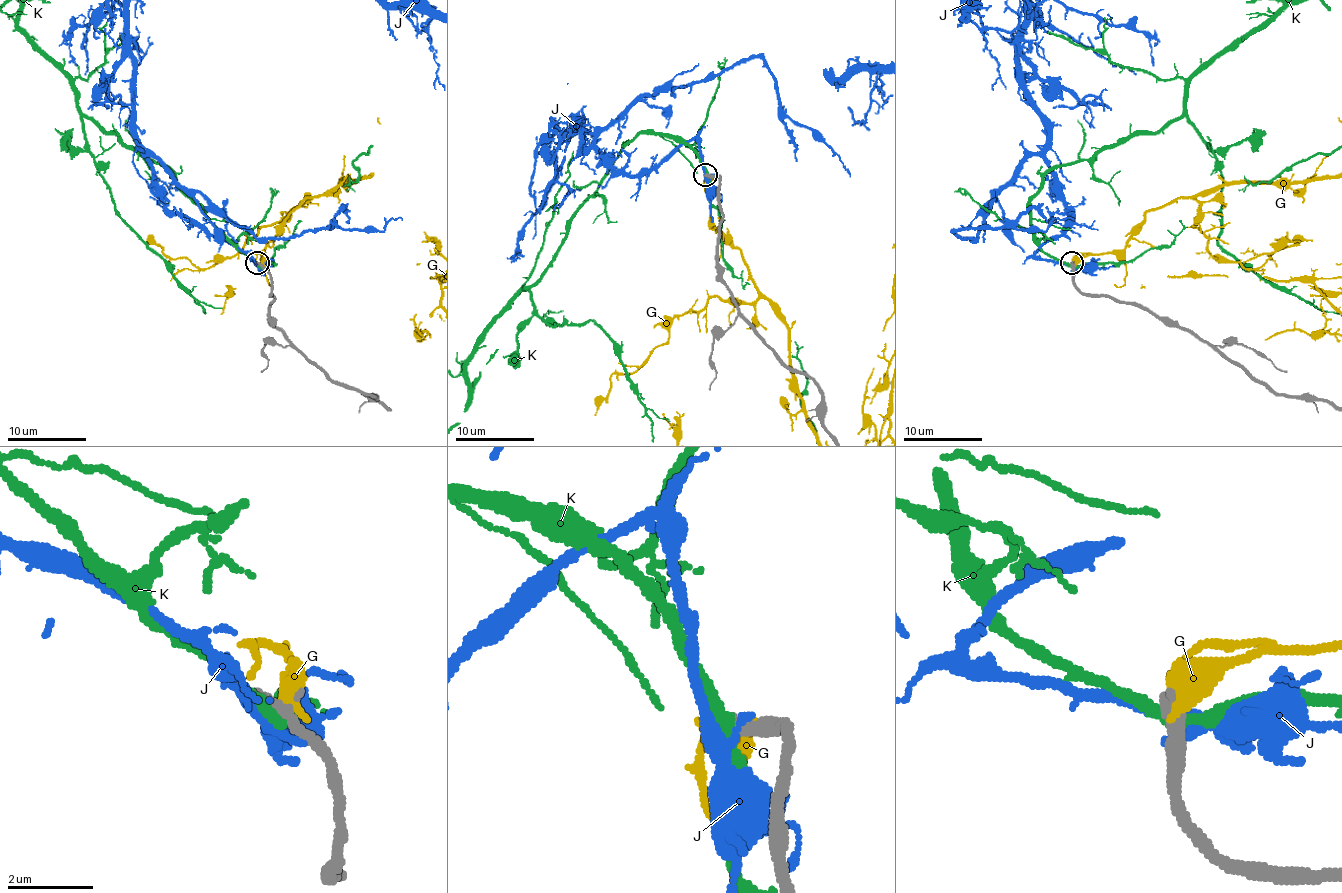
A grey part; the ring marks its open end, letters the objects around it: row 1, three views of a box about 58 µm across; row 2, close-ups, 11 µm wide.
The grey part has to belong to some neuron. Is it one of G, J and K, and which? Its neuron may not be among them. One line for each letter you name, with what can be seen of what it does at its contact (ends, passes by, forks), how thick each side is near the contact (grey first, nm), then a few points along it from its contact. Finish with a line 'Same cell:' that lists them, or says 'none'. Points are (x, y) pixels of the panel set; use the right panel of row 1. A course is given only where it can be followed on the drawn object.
Same cell: none

